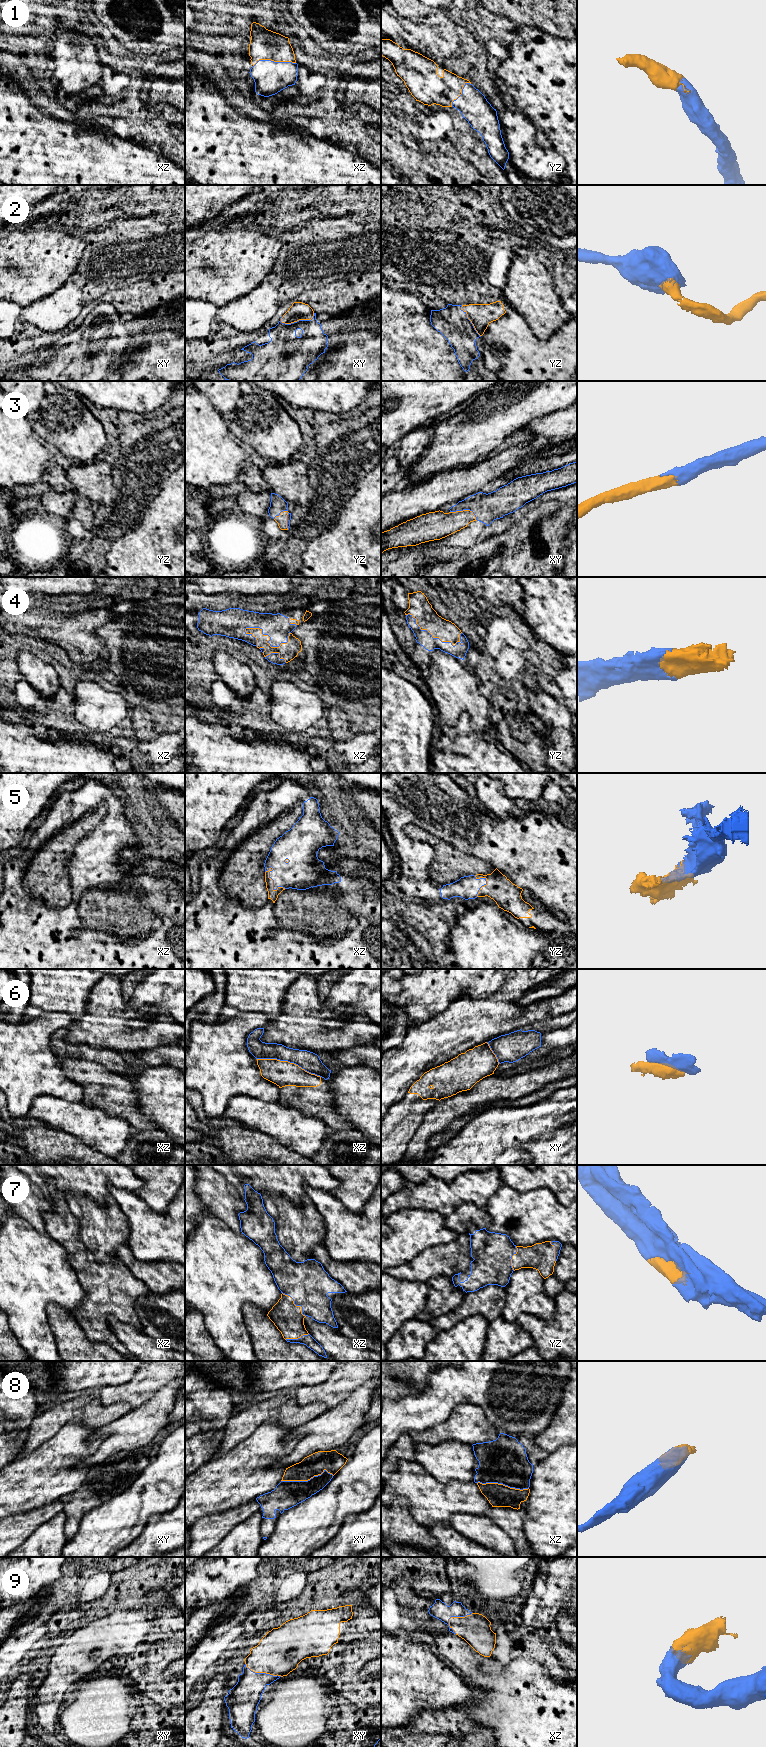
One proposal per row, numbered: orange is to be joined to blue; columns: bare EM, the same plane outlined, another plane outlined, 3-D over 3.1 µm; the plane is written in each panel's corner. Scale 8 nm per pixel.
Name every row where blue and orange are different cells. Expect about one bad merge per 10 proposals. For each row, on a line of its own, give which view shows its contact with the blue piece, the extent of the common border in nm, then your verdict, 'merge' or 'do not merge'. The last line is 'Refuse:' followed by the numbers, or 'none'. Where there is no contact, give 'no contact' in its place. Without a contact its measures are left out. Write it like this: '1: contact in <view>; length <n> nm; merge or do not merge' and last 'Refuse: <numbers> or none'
1: contact in xz; length 340 nm; merge
2: contact in xy; length 280 nm; merge
3: contact in xy; length 240 nm; merge
4: contact in xz; length 380 nm; merge
5: contact in xz; length 220 nm; merge
6: contact in xz; length 550 nm; do not merge
7: contact in xz; length 280 nm; merge
8: contact in xy; length 420 nm; merge
9: contact in xz; length 220 nm; merge
Refuse: 6

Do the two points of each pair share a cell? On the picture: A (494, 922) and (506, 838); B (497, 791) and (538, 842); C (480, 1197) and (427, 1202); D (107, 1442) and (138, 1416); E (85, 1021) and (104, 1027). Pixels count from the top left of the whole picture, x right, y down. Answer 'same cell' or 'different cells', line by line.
A: different cells
B: different cells
C: same cell
D: same cell
E: same cell

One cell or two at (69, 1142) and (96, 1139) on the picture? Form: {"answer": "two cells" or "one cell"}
{"answer": "two cells"}

